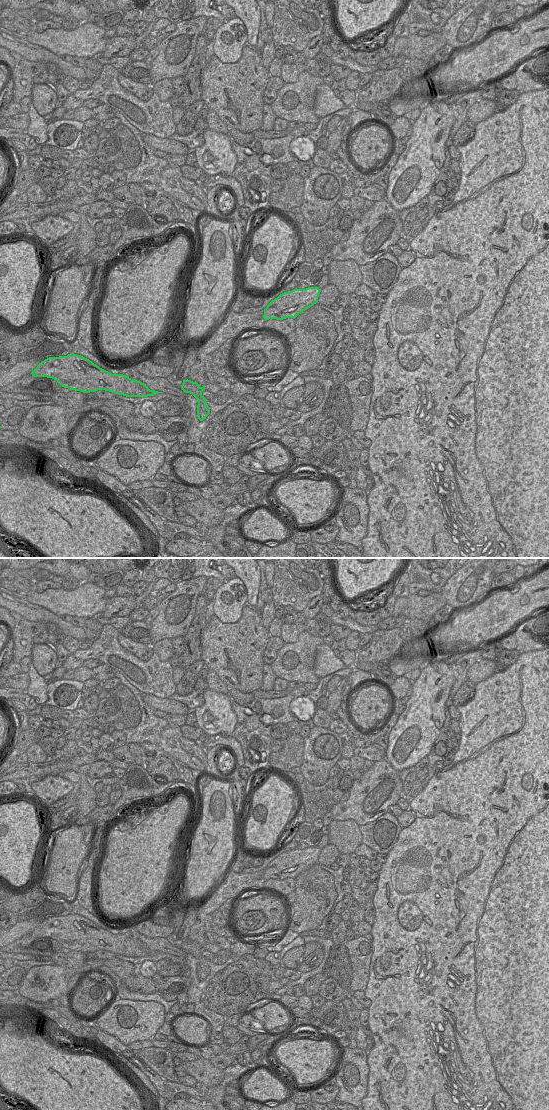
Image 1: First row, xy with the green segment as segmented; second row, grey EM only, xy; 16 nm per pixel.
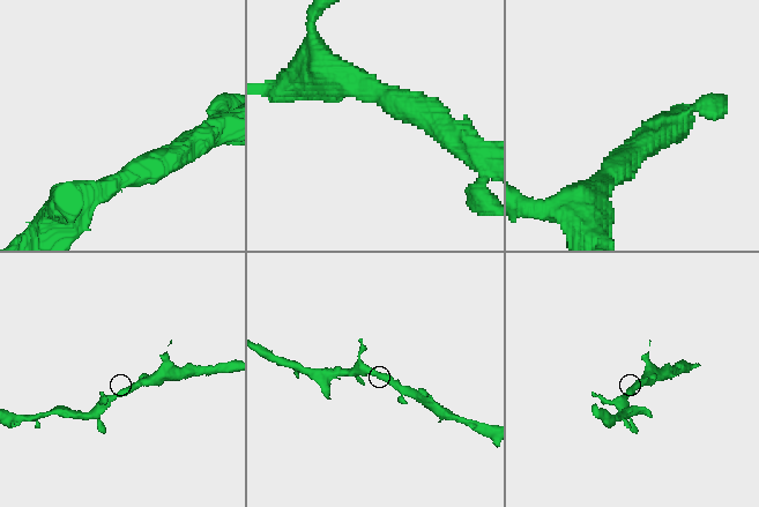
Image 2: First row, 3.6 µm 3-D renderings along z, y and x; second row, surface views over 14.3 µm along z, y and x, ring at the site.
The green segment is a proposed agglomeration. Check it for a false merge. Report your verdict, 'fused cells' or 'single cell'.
single cell

